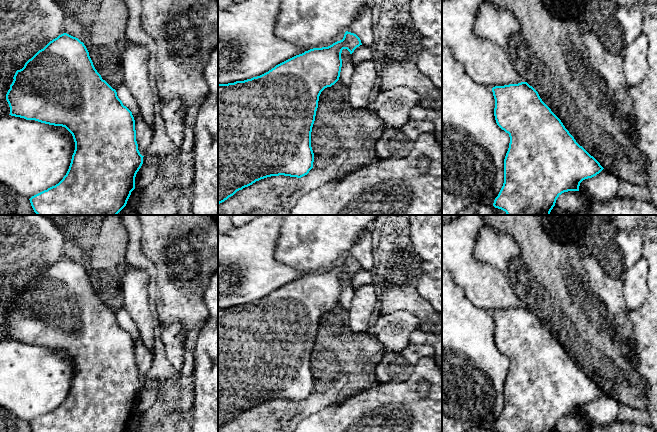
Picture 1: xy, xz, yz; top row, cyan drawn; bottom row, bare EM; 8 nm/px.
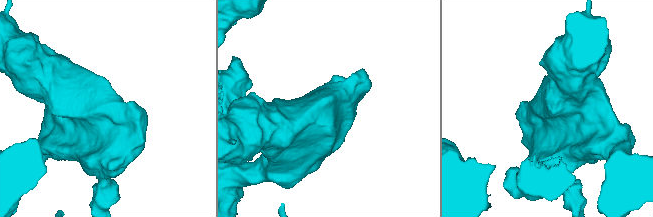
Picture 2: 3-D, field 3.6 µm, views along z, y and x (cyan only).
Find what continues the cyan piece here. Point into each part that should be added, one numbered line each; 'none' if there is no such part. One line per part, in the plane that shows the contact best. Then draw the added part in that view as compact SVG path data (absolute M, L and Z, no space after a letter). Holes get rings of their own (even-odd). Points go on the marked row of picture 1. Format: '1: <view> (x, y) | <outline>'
none

